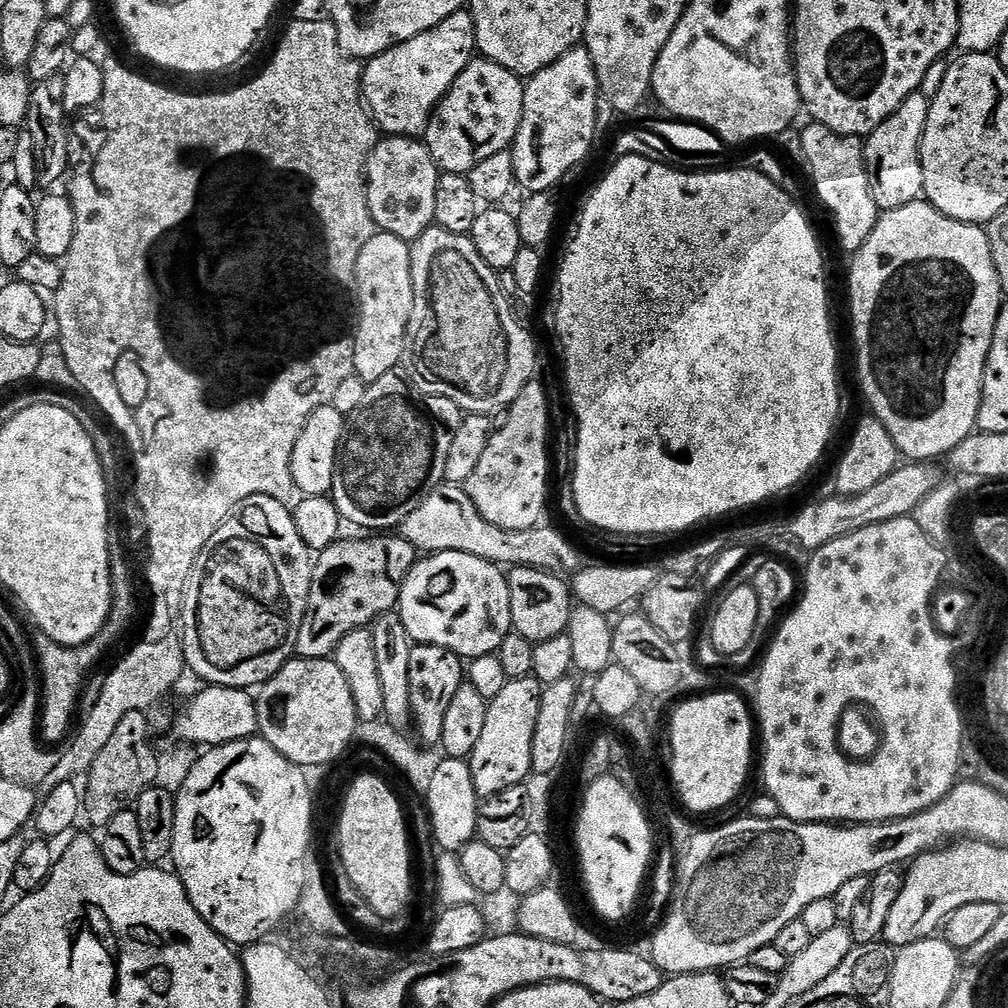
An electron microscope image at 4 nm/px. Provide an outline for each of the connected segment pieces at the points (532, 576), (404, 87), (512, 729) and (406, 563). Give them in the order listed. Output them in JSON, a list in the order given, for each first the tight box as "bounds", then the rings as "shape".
[{"bounds":[507,567,574,642],"shape":[[[513,567],[507,573],[512,627],[522,638],[539,642],[567,633],[574,597],[569,581],[562,577],[554,572],[545,572],[543,568]]]},{"bounds":[362,10,476,138],"shape":[[[461,10],[438,26],[373,56],[362,68],[364,106],[372,123],[388,138],[423,137],[433,111],[476,55],[474,18],[471,11]]]},{"bounds":[467,675,542,797],"shape":[[[533,675],[517,680],[508,678],[501,692],[488,700],[488,713],[478,738],[478,746],[474,746],[467,759],[477,797],[493,796],[502,790],[510,790],[510,786],[523,784],[529,779],[527,776],[533,775],[531,748],[541,691],[542,685]]]},{"bounds":[295,534,418,659],"shape":[[[399,534],[361,536],[364,536],[361,540],[339,538],[329,545],[327,551],[321,551],[315,557],[310,582],[310,598],[306,606],[302,630],[298,632],[296,639],[295,653],[303,659],[327,659],[335,651],[338,642],[350,630],[369,627],[381,614],[391,612],[399,605],[400,588],[404,584],[406,574],[410,574],[418,559],[416,547],[406,542]]]}]

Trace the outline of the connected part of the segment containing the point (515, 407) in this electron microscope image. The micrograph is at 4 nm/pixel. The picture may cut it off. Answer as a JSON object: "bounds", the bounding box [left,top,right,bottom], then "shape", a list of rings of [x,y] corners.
{"bounds":[466,379,548,530],"shape":[[[532,379],[524,387],[507,412],[504,425],[497,427],[488,438],[466,487],[468,497],[478,506],[478,514],[482,514],[486,522],[494,522],[494,526],[502,526],[502,530],[526,530],[541,523],[540,515],[548,504],[548,396],[539,379]]]}

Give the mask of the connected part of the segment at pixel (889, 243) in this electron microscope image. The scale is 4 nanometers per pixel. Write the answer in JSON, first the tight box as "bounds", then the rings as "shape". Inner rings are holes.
{"bounds":[848,198,1002,462],"shape":[[[921,198],[902,206],[898,210],[890,210],[881,215],[874,226],[870,238],[852,257],[852,269],[848,272],[848,296],[852,299],[852,326],[856,338],[856,354],[860,366],[860,384],[864,387],[864,396],[868,399],[871,415],[876,416],[886,426],[890,438],[894,438],[897,453],[904,452],[909,461],[932,462],[937,458],[947,457],[949,452],[958,446],[973,432],[977,431],[976,419],[980,413],[980,399],[984,385],[984,371],[990,354],[990,346],[994,338],[994,330],[998,322],[998,314],[1002,307],[1002,293],[998,282],[998,270],[994,270],[994,258],[990,254],[988,233],[979,224],[963,224],[929,204]]]}

